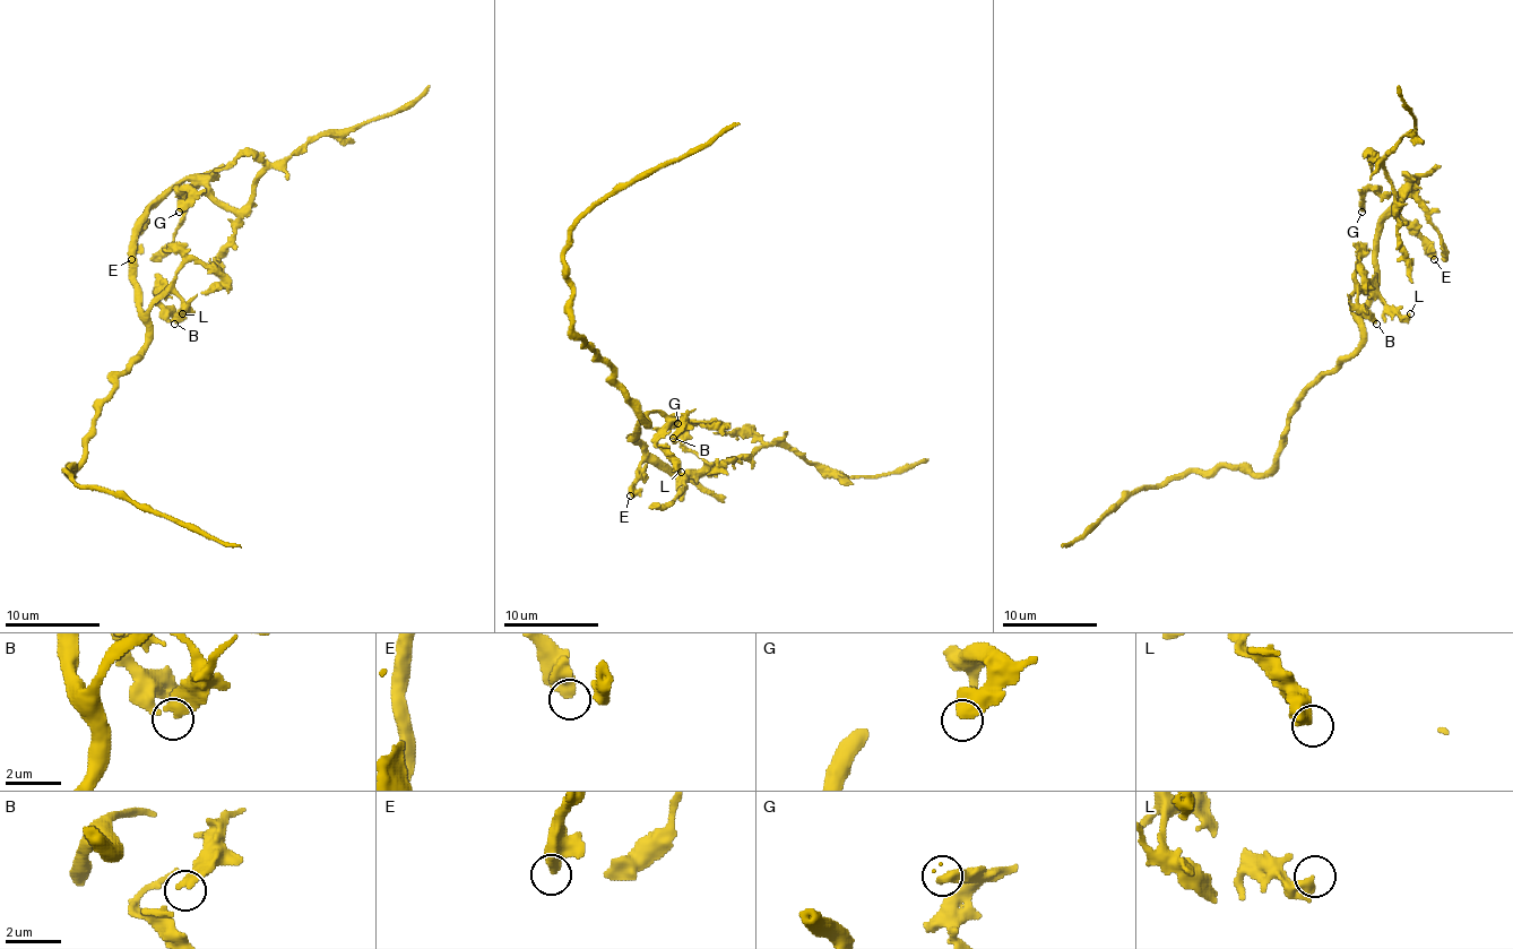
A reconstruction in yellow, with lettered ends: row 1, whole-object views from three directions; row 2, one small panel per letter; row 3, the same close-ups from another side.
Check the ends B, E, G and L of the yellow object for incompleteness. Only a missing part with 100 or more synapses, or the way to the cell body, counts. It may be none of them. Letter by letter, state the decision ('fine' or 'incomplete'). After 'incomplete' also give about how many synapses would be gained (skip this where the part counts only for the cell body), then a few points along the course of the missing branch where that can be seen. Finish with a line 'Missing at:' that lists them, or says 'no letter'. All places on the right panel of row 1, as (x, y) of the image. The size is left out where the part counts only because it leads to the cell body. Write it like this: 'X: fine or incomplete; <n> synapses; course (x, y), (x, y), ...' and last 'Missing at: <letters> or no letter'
B: fine
E: fine
G: fine
L: fine
Missing at: no letter

